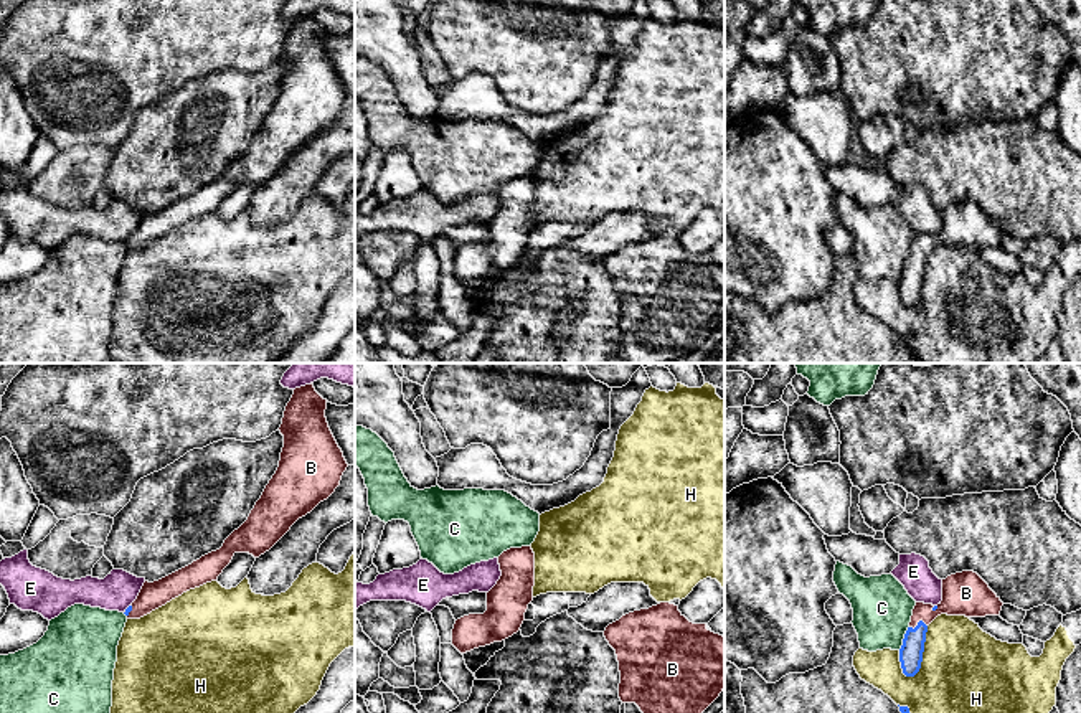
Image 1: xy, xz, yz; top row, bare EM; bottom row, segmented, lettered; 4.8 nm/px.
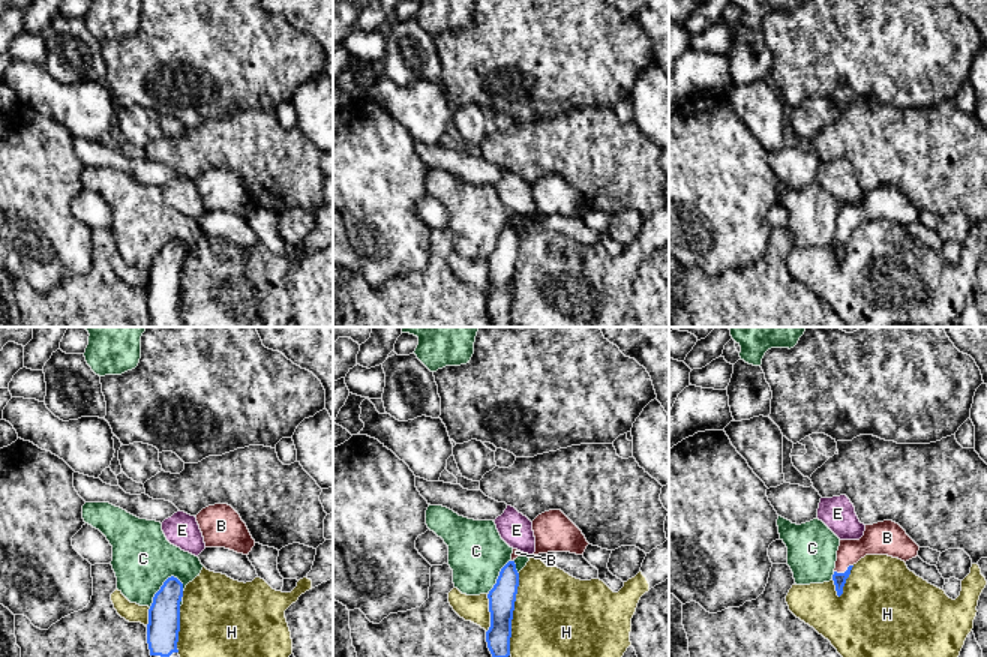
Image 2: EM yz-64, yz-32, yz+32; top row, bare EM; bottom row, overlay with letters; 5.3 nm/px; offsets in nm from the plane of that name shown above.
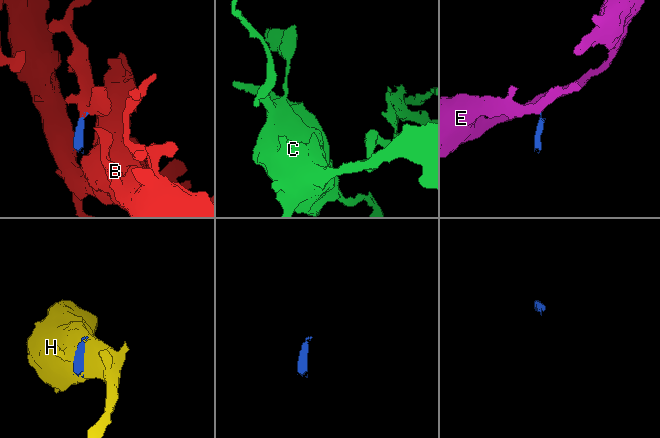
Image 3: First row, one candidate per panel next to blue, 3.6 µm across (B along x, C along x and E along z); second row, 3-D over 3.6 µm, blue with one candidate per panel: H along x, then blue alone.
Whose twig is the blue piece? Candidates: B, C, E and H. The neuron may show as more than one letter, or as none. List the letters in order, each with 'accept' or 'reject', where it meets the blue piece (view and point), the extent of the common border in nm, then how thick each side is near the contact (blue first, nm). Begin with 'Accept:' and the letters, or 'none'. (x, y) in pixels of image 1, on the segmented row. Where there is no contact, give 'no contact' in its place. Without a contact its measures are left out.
Accept: B
B: accept; contact yz (918, 623); length 90 nm; calibres 110 and 190 nm
C: reject; contact yz (905, 637); length 130 nm; calibres 110 and 280 nm
E: reject; contact xy (126, 609); length 60 nm; calibres 20 and 180 nm
H: reject; contact yz (921, 654); length 280 nm; calibres 110 and 420 nm

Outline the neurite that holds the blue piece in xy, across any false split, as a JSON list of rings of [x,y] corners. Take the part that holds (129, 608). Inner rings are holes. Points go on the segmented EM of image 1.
[[[312,383],[294,390],[279,427],[284,436],[279,467],[248,520],[224,540],[220,550],[201,556],[158,581],[145,581],[137,599],[124,612],[127,619],[140,619],[183,593],[216,581],[236,553],[249,553],[259,558],[269,551],[299,518],[310,513],[335,492],[348,464],[328,427],[325,409],[327,399],[315,391]]]

